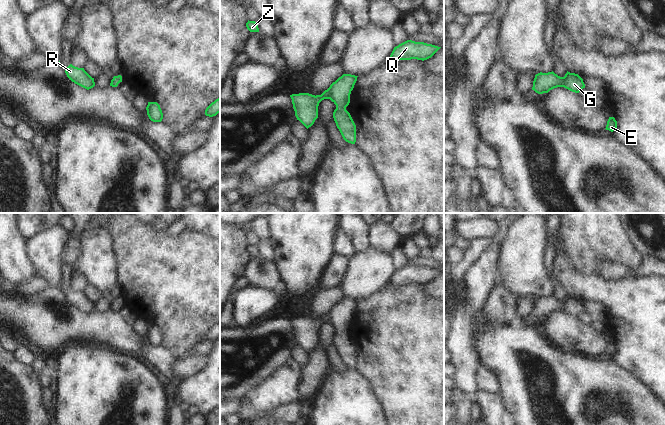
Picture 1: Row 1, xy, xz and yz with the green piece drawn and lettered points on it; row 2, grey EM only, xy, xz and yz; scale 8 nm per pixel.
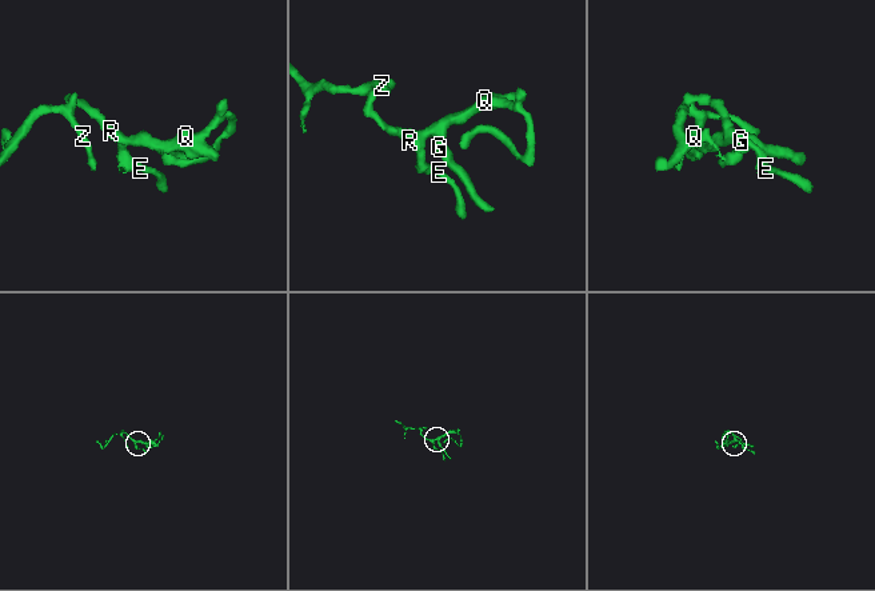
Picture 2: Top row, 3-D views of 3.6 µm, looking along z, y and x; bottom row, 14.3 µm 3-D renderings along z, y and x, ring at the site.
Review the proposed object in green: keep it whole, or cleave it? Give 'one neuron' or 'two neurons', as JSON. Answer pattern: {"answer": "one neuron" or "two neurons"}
{"answer": "one neuron"}

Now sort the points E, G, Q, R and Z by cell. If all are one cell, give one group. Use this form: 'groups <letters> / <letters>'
groups E G Q R Z

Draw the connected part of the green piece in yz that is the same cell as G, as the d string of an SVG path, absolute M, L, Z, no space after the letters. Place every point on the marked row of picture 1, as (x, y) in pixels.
M553 71L548 73L540 72L535 75L532 90L538 94L543 94L557 87L564 87L572 92L579 93L585 88L585 84L578 74L568 71L564 77L558 76Z

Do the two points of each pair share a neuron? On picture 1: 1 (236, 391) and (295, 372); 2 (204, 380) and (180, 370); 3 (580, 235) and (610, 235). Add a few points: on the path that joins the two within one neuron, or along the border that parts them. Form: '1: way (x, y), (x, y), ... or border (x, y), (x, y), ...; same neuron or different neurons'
1: border (277, 370), (251, 388), (241, 398); different neurons
2: border (207, 357), (207, 363), (202, 369), (181, 380); different neurons
3: way (587, 235), (603, 235); same neuron

